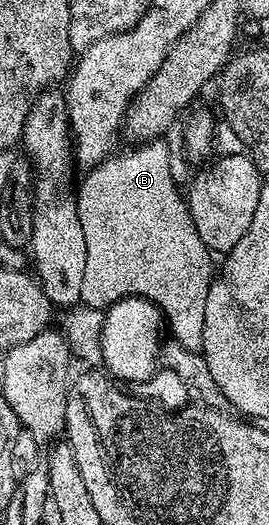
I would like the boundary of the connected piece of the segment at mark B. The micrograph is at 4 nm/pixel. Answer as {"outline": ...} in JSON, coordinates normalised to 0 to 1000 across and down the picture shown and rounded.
{"outline":[[[606,263],[565,267],[561,272],[528,272],[487,282],[494,288],[461,288],[420,293],[413,299],[338,320],[312,341],[312,350],[297,356],[297,366],[279,366],[283,396],[290,413],[305,421],[305,451],[320,451],[320,528],[305,528],[305,558],[297,560],[297,577],[316,585],[361,585],[401,589],[446,571],[465,571],[476,564],[520,564],[572,575],[595,570],[580,581],[610,577],[606,589],[591,598],[606,606],[625,606],[625,623],[639,629],[636,644],[669,653],[699,667],[740,670],[751,663],[751,619],[766,611],[766,558],[781,550],[796,530],[796,501],[788,509],[792,480],[777,478],[751,451],[736,451],[736,436],[714,419],[714,408],[699,402],[699,389],[673,358],[654,347],[654,339],[632,330],[632,291],[625,290],[625,272]]]}

